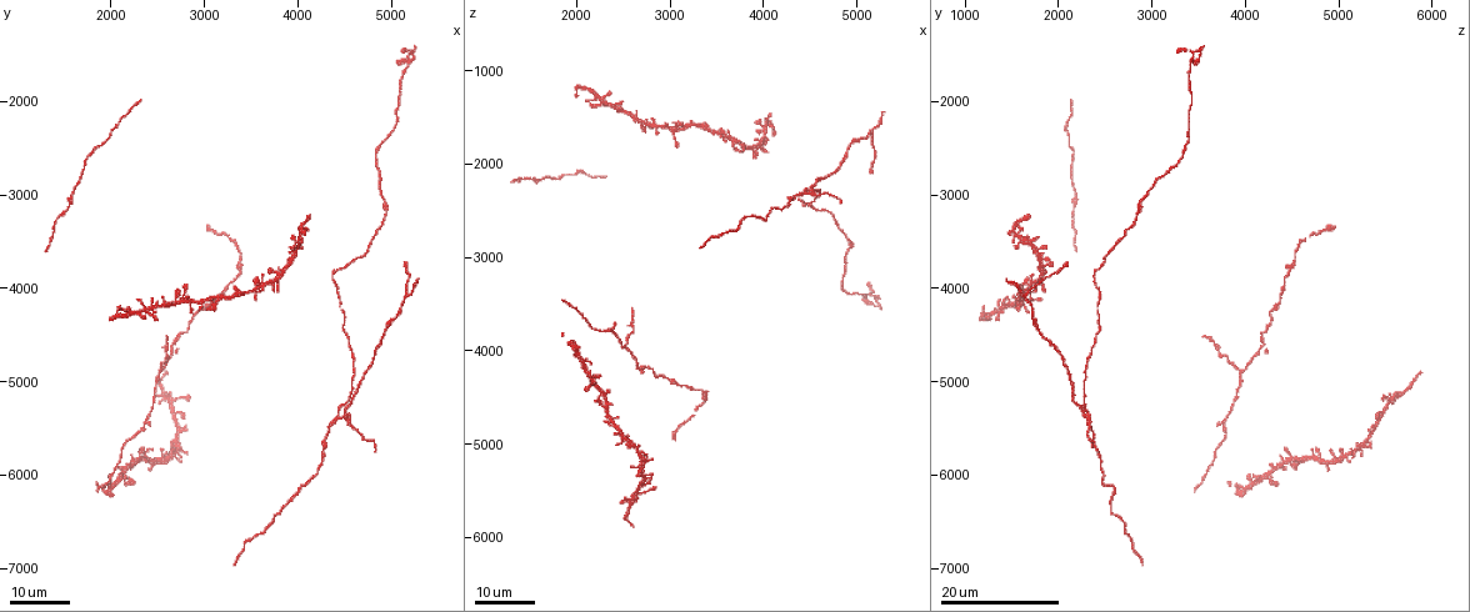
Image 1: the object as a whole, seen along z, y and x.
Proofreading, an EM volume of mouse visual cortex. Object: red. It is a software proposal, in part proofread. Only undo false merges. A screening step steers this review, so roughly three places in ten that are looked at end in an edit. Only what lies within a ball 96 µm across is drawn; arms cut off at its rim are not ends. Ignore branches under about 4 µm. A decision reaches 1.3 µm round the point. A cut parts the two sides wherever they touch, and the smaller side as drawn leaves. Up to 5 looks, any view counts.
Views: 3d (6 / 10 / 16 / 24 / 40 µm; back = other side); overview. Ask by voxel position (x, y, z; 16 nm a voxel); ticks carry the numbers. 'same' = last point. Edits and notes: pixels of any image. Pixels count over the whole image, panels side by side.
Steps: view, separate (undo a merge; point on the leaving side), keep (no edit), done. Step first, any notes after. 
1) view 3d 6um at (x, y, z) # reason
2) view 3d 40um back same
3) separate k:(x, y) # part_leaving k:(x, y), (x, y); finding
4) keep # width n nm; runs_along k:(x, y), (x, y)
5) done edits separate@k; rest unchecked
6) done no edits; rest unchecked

view 3d 16um at (2300, 4250, 1350) # looks like a crossing

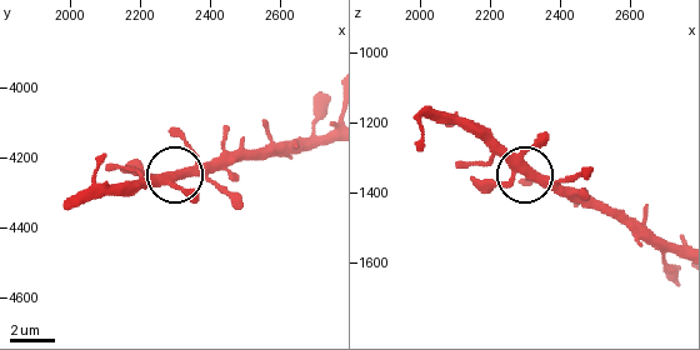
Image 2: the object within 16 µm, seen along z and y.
view 3d 6um at (2290, 4250, 1320) # closer look

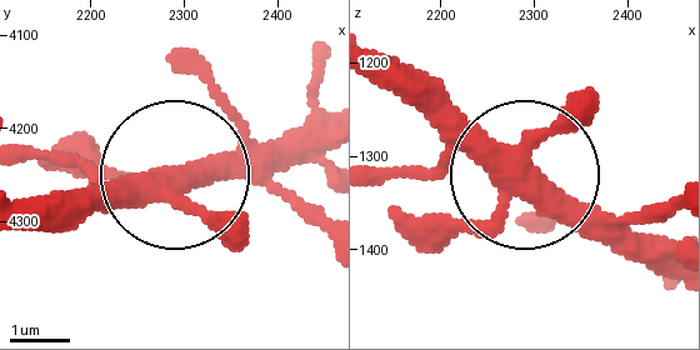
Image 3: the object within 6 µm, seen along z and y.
view 3d 6um back at (2300, 4260, 1325)

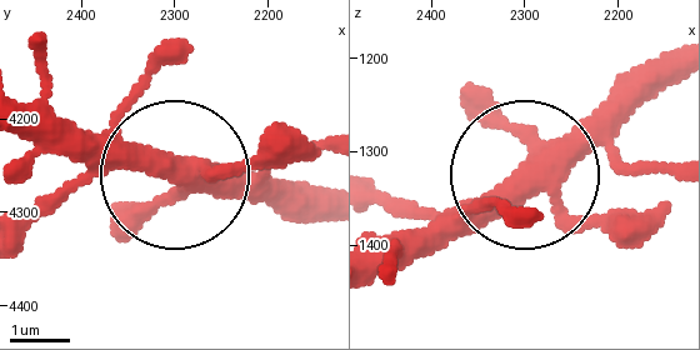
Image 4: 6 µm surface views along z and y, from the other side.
keep # all the same cell

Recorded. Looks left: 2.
view 3d 16um at (3900, 3800, 1850) # side arm on a straight run

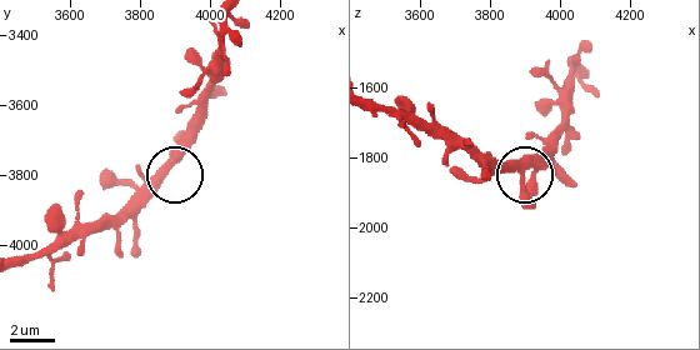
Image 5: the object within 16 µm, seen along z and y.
view 3d 6um at (3870, 3790, 1820)

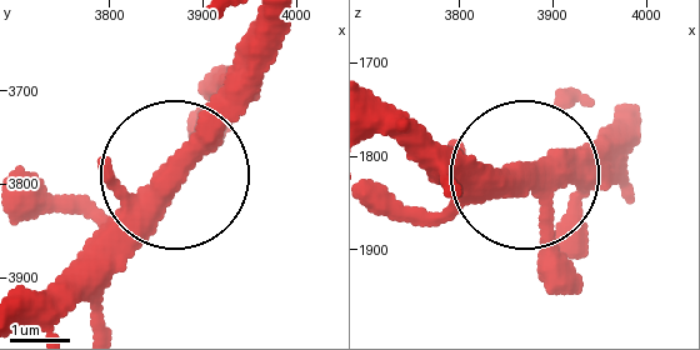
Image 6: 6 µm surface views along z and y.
keep # arms 3; all the same cell

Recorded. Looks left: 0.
done no edits; rest unchecked

